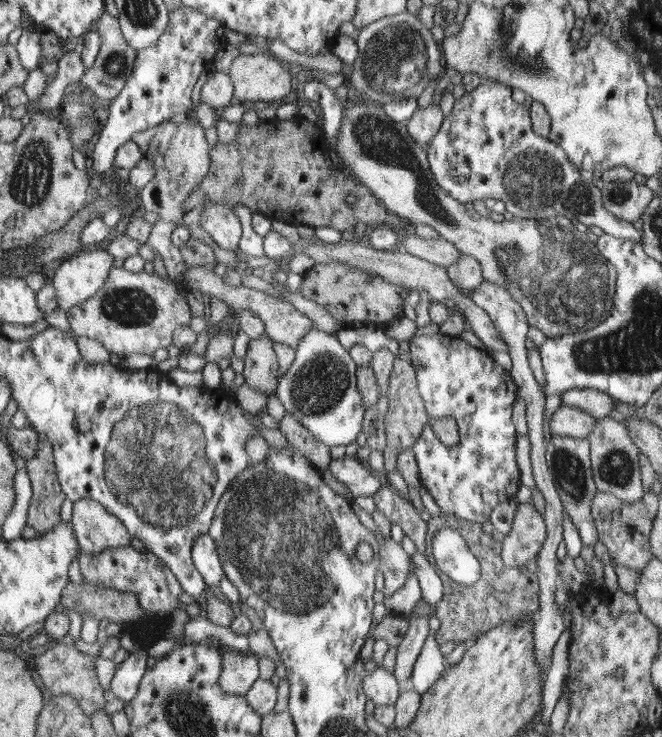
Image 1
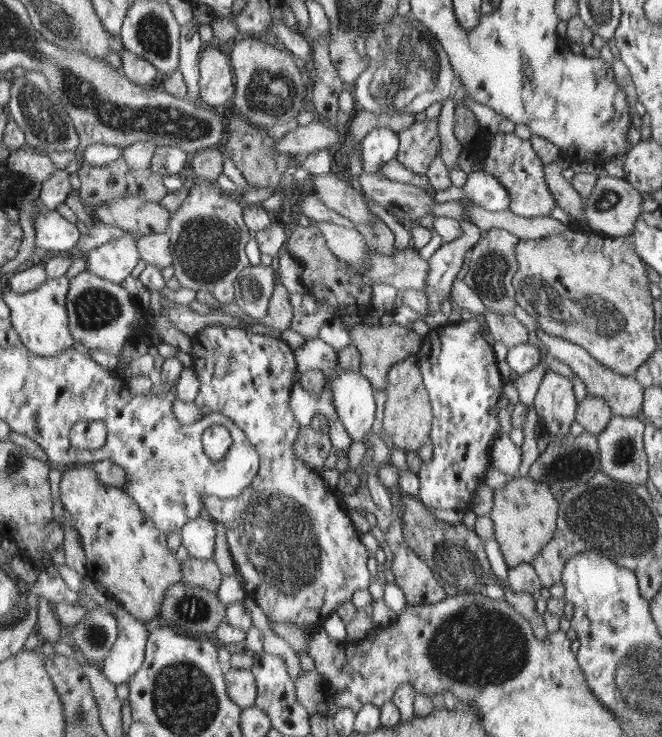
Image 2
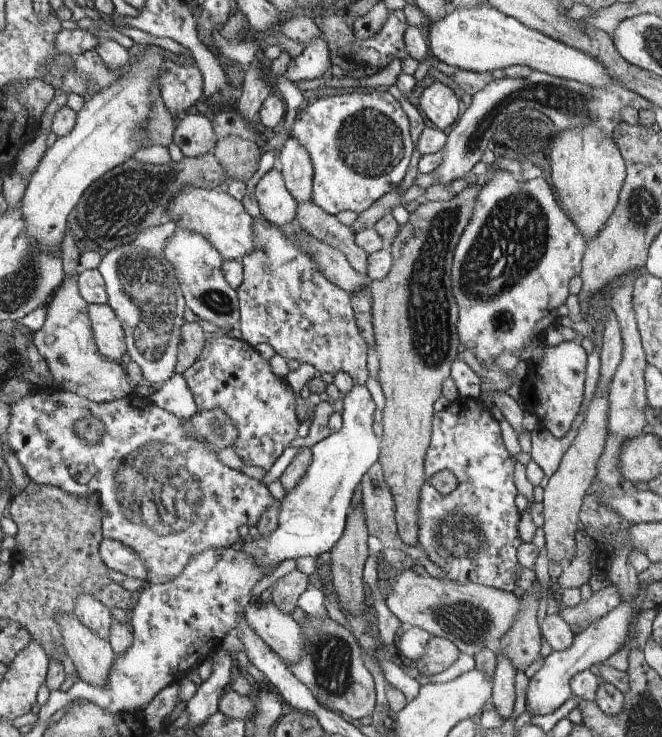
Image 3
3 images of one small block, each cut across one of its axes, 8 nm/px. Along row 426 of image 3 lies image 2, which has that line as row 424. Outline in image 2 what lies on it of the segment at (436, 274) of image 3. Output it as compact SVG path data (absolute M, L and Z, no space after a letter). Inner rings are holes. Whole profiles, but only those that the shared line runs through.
M411 355L397 363L387 377L387 400L384 405L383 430L394 445L409 452L417 452L428 442L428 432L434 427L432 418L433 408L430 408L430 393L423 383L423 372L419 368L416 355Z

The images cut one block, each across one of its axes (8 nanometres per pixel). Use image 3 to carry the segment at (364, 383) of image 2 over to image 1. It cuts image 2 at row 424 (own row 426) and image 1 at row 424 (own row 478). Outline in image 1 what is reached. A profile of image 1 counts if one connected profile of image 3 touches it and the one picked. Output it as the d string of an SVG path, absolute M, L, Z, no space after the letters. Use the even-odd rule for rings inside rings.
M312 328L312 331L308 331L298 343L296 360L279 379L276 395L285 412L295 416L296 420L327 448L352 444L357 440L359 432L363 431L366 408L363 407L362 393L358 389L358 367L338 338L322 330Z

